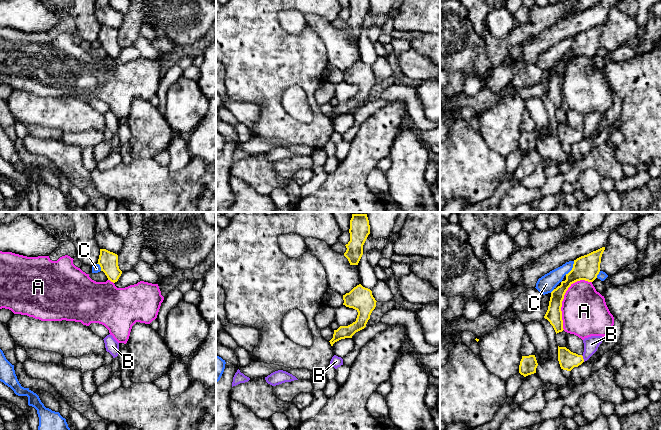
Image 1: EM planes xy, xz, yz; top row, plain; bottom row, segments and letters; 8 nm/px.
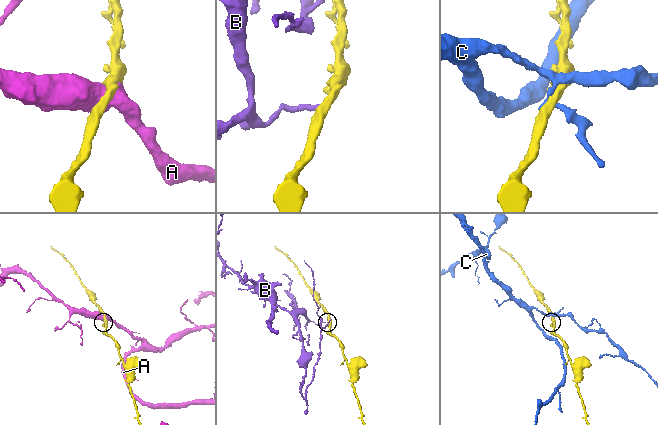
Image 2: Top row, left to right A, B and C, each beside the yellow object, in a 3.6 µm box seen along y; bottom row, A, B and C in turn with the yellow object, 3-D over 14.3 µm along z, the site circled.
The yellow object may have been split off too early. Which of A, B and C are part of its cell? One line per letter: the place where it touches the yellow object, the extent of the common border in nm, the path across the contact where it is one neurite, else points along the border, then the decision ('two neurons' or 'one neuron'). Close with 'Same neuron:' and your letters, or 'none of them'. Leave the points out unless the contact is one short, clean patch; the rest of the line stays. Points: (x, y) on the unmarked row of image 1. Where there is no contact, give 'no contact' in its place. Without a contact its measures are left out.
A: yz (563, 73) | 460 nm | two neurons
B: yz (582, 134) | 60 nm | along yz (581, 131), (584, 137) | two neurons
C: yz (572, 44) | 130 nm | two neurons
Same neuron: none of them

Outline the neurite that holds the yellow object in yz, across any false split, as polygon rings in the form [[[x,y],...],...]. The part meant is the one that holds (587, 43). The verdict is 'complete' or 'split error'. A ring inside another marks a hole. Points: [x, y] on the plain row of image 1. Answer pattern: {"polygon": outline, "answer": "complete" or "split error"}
{"polygon": [[[602,23],[574,36],[572,46],[566,50],[566,56],[551,68],[548,86],[544,94],[550,98],[556,110],[564,106],[561,83],[566,67],[577,57],[593,58],[597,54],[604,26],[605,23]]], "answer": "complete"}

